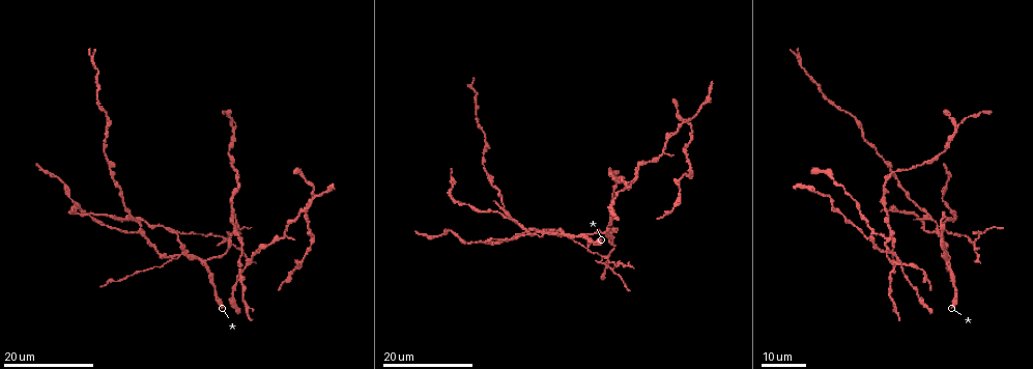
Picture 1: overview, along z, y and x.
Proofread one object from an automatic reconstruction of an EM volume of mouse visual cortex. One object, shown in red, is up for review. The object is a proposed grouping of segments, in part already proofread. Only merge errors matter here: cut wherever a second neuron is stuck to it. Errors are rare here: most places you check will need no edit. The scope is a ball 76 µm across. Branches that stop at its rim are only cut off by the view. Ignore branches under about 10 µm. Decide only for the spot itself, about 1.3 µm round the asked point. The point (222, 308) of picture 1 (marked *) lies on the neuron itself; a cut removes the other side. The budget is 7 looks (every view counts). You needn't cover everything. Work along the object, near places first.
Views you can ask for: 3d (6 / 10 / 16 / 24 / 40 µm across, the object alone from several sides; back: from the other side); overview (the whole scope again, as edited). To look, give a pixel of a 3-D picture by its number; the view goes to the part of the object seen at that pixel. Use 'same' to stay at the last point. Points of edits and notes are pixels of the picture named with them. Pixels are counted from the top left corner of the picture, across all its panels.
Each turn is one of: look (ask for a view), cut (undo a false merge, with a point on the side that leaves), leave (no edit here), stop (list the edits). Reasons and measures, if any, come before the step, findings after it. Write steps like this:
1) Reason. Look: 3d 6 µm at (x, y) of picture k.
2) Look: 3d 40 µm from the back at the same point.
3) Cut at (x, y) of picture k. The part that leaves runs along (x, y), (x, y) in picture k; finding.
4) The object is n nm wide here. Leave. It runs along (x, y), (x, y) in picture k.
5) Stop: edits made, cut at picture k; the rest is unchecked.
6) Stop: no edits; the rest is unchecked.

Three arms meet. Look: 3d 16 µm at (934, 232) of picture 1.

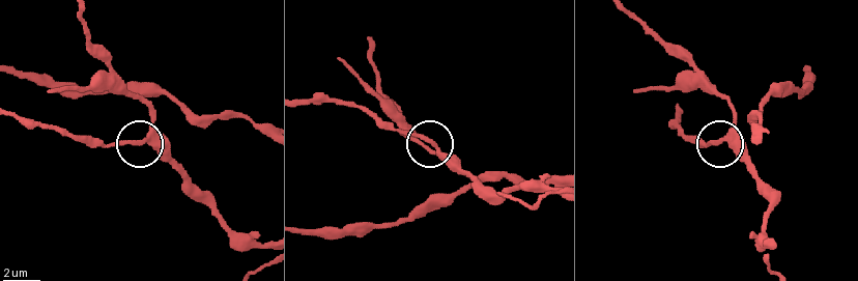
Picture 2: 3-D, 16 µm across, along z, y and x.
Look: 3d 10 µm at (433, 146) of picture 2.

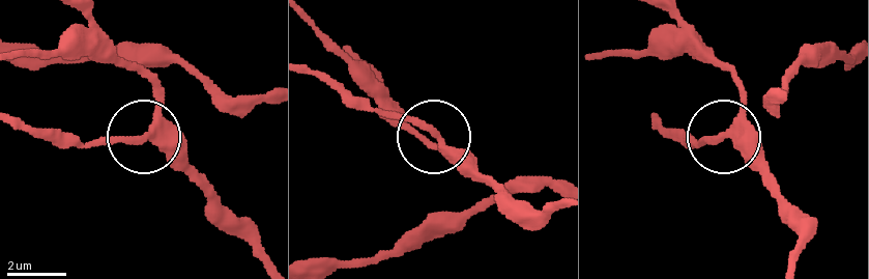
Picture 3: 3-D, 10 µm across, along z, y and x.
Look: 3d 10 µm from the back at (145, 135) of picture 3.

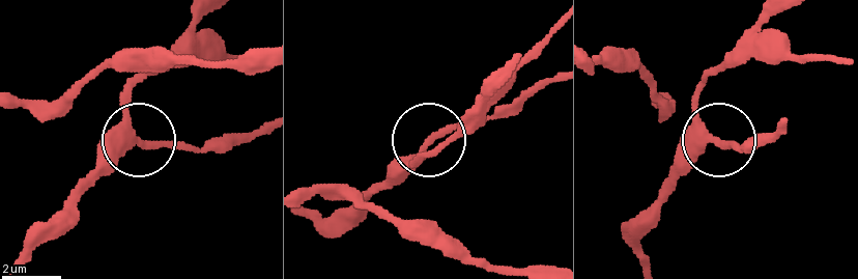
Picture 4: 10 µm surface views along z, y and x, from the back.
3 arms meet here. Leave. All the same neuron.

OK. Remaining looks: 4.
Look: 3d 24 µm at (204, 261) of picture 1.

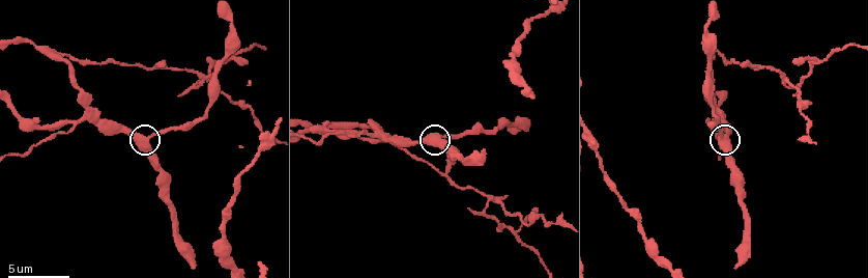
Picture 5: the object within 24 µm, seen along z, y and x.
Closer look. Look: 3d 10 µm at (146, 138) of picture 5.

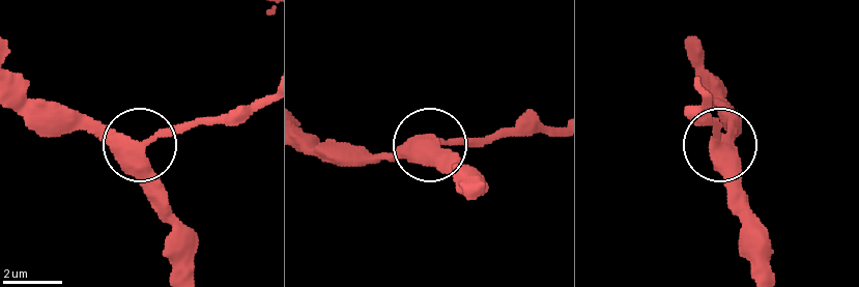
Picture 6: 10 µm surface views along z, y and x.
Look: 3d 10 µm from the back at (139, 143) of picture 6.

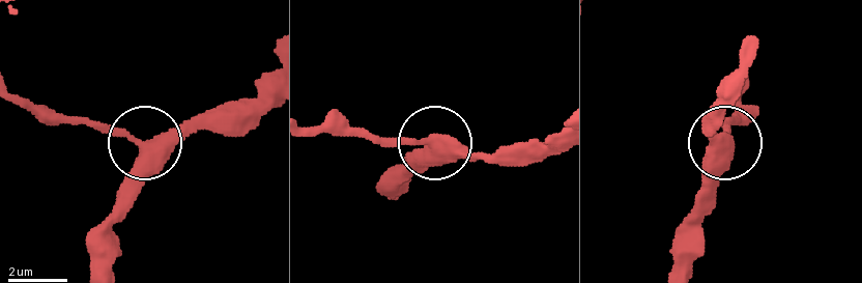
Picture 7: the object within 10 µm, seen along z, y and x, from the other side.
Leave. One neuron here.

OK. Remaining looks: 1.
Small branch off a trunk. Look: 3d 16 µm at (53, 50) of picture 5.

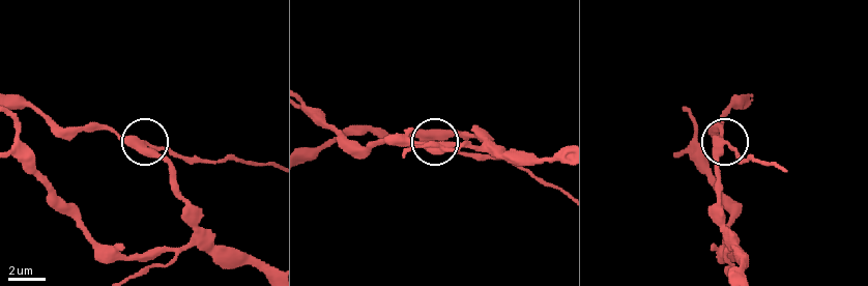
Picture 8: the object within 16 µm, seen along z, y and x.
Cut at (733, 148) of picture 8. The part that leaves runs along (726, 144), (742, 163), (755, 159), (778, 168) in picture 8; a second neuron is stuck on.

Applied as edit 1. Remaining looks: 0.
Stop: edits made, cut at picture 8; the rest is unchecked.

